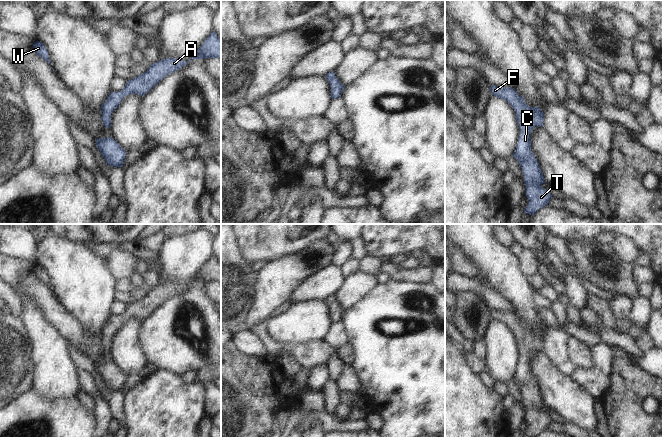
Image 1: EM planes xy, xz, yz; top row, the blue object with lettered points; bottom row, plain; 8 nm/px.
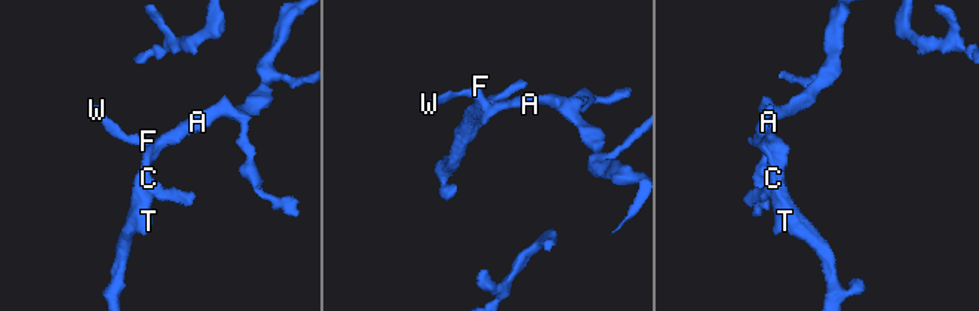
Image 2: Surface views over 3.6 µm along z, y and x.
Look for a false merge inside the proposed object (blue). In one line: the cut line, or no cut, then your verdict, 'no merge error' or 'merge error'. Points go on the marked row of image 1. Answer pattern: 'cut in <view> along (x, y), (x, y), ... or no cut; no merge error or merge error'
no cut; no merge error

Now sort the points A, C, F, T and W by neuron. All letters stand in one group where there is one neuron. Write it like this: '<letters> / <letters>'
A C F T W

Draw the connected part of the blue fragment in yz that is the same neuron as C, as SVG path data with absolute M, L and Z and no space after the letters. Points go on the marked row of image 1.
M491 85L490 90L493 96L508 102L516 113L520 137L512 156L518 161L524 175L526 197L529 200L524 211L533 216L539 209L547 206L552 198L550 192L541 186L546 181L539 162L531 151L530 141L533 128L543 126L544 112L539 107L529 107L524 97L519 96L513 88Z

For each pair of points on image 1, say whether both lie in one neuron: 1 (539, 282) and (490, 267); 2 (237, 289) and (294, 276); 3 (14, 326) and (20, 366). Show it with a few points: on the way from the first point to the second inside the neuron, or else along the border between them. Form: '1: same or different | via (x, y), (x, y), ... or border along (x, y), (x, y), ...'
1: different | border along (528, 278), (528, 282), (537, 290)
2: different | border along (256, 273), (255, 293), (249, 308)
3: same | via (14, 336), (14, 356)

